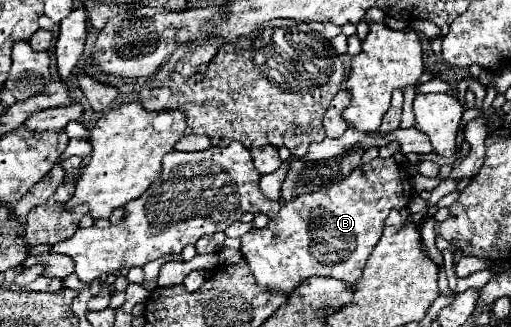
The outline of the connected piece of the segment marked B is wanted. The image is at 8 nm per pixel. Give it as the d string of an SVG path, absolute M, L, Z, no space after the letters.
M375 158L357 166L339 184L303 194L285 202L275 218L261 230L241 238L243 258L249 262L259 286L291 294L311 276L331 276L355 284L373 246L379 242L389 212L403 210L413 196L413 186L395 158Z

